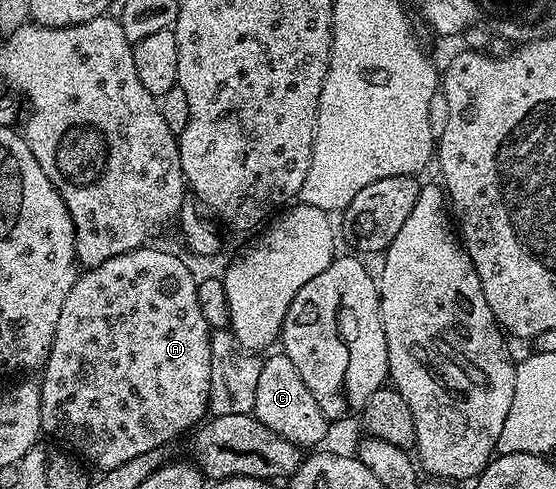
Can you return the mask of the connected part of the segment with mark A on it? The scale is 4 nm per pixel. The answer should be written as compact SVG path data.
M146 245L119 253L119 257L111 257L111 261L103 261L103 265L82 270L77 276L71 293L67 293L67 301L63 301L63 310L59 312L59 325L55 325L55 337L49 350L49 356L43 368L45 376L39 379L41 389L41 430L46 436L54 435L54 440L62 439L74 447L78 456L90 459L101 471L110 471L123 461L131 461L131 457L139 457L139 453L151 453L151 449L165 447L172 439L181 434L192 432L210 414L209 398L211 397L211 328L203 317L203 309L199 309L198 280L193 279L189 267L177 255L169 251L160 251L154 245Z

